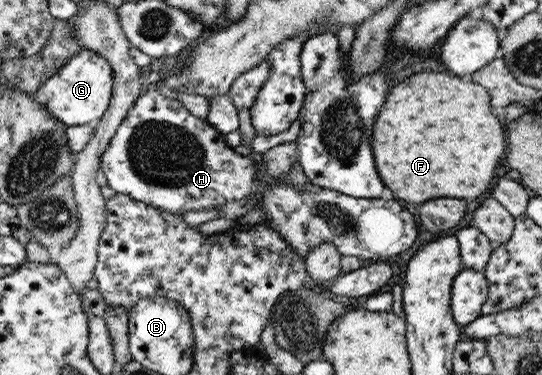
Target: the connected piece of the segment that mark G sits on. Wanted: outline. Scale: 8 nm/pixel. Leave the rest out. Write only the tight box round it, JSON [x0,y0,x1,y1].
[31,48,114,128]

